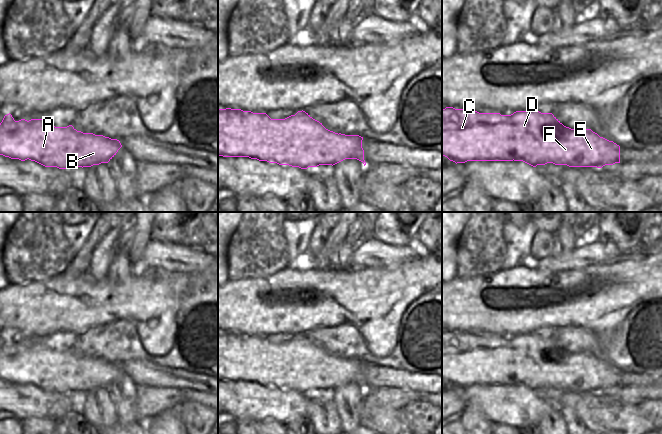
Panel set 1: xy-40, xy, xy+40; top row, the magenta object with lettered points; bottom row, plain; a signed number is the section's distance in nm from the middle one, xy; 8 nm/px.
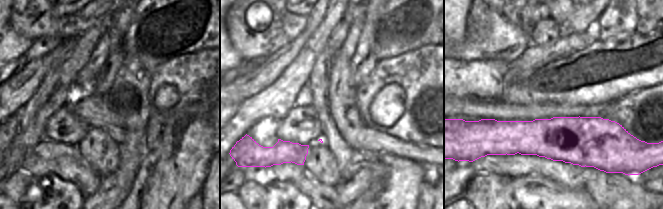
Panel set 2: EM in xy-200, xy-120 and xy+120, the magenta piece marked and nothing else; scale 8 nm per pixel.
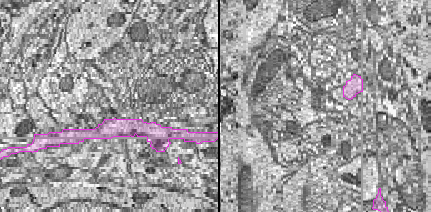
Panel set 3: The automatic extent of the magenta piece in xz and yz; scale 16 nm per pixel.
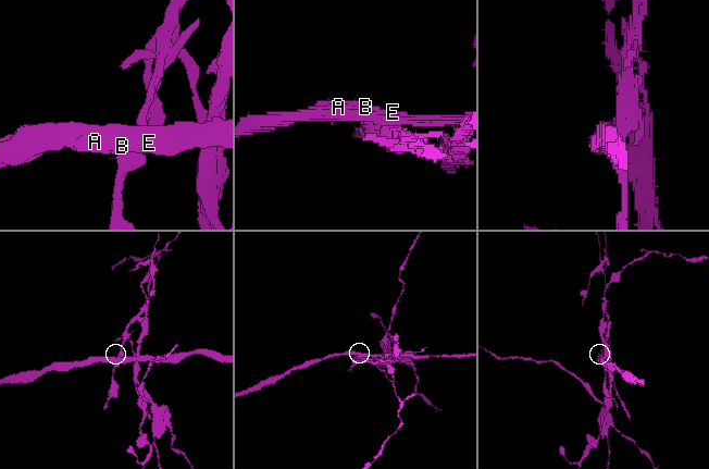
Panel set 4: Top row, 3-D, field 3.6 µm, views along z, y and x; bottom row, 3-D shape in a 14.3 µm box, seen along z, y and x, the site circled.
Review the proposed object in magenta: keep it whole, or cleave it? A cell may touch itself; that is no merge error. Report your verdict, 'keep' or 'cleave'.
cleave

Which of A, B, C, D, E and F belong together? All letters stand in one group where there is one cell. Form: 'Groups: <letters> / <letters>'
Groups: A C D / B E F.

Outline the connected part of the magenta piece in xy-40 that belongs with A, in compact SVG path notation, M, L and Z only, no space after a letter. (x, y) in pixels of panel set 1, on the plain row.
M9 337L0 347L0 379L11 383L35 385L45 391L68 393L57 371L61 365L72 365L73 359L89 361L72 349L55 351L42 343L15 345Z

